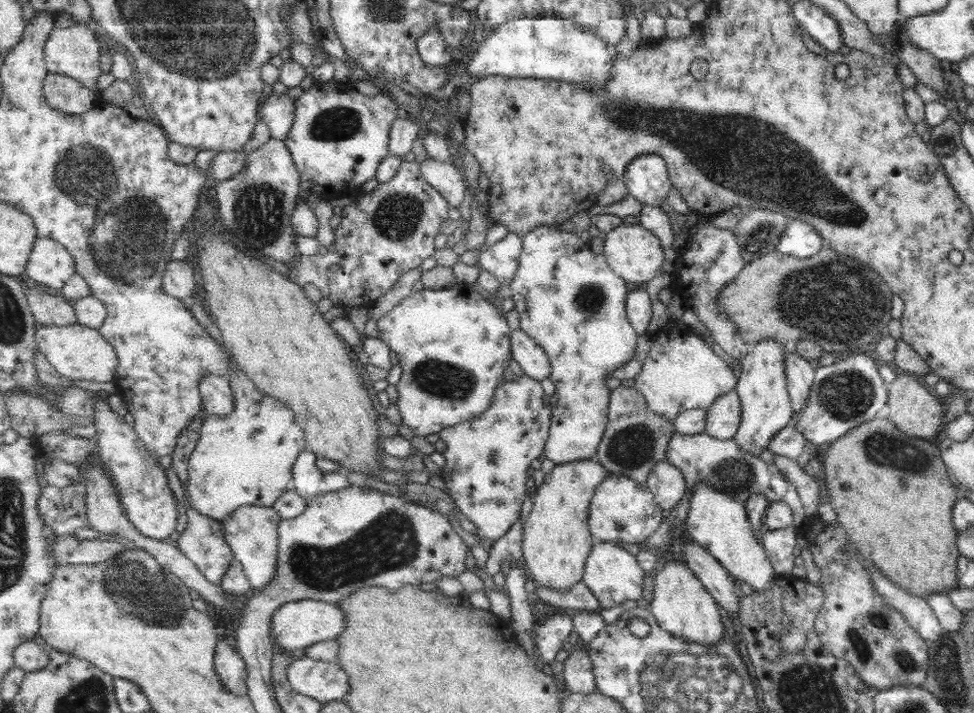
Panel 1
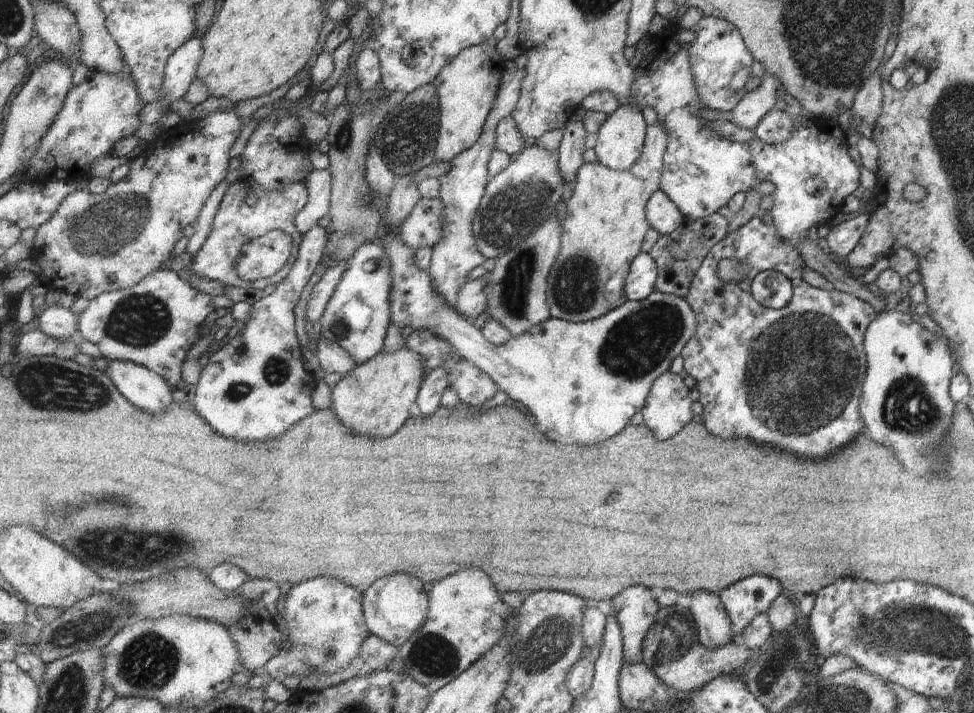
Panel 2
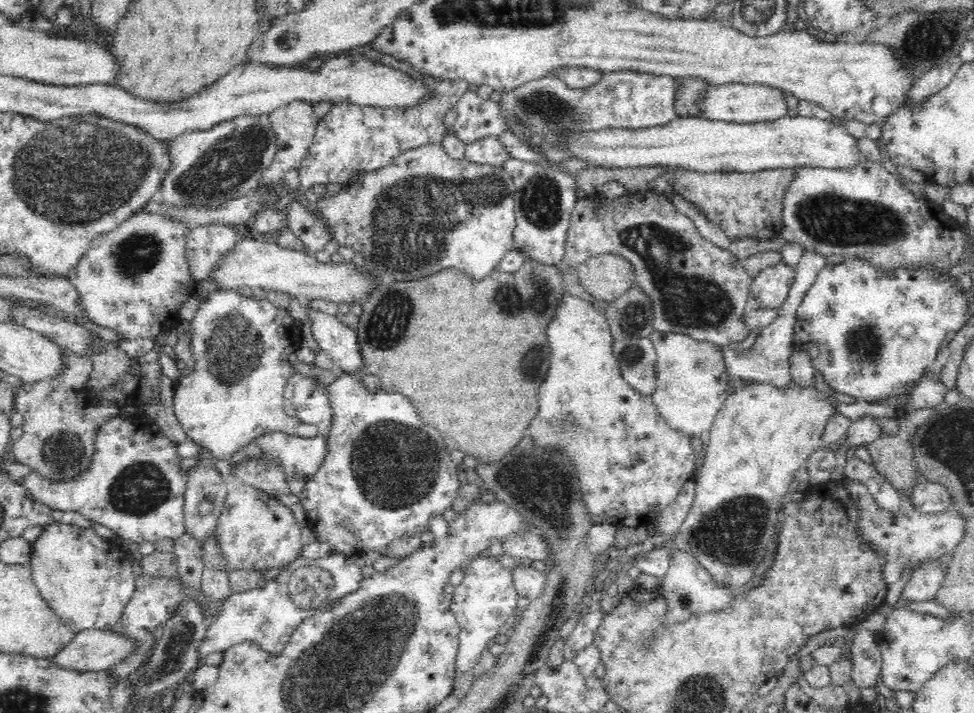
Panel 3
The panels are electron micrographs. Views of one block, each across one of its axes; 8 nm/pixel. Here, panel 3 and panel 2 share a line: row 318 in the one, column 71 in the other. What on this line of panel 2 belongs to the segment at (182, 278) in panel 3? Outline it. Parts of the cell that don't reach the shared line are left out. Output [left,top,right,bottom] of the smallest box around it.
[13,72,145,190]

